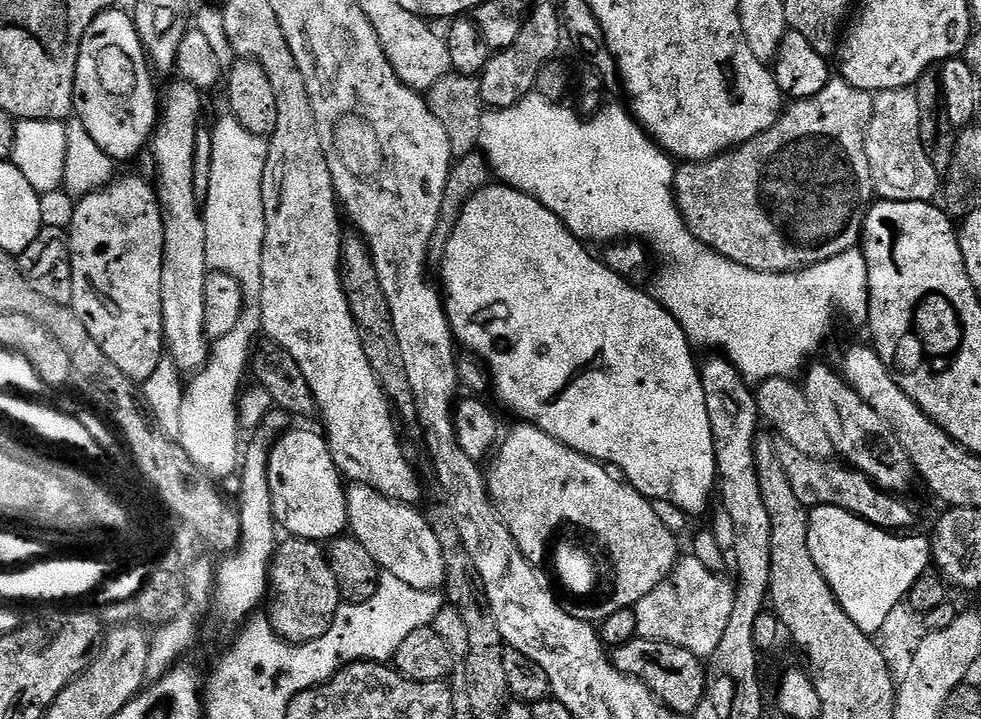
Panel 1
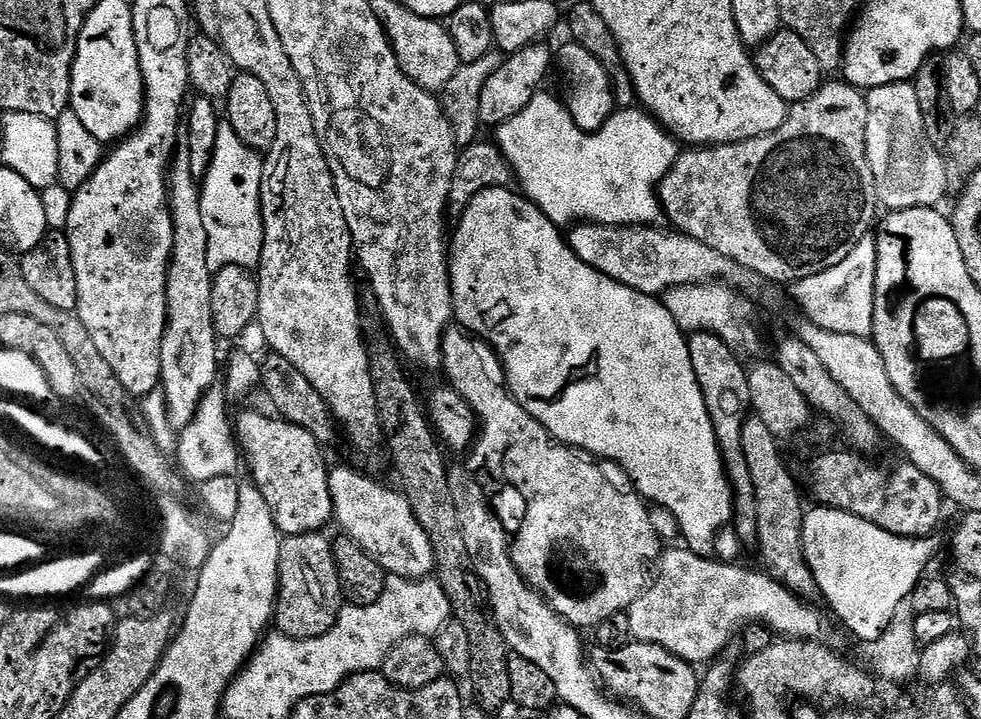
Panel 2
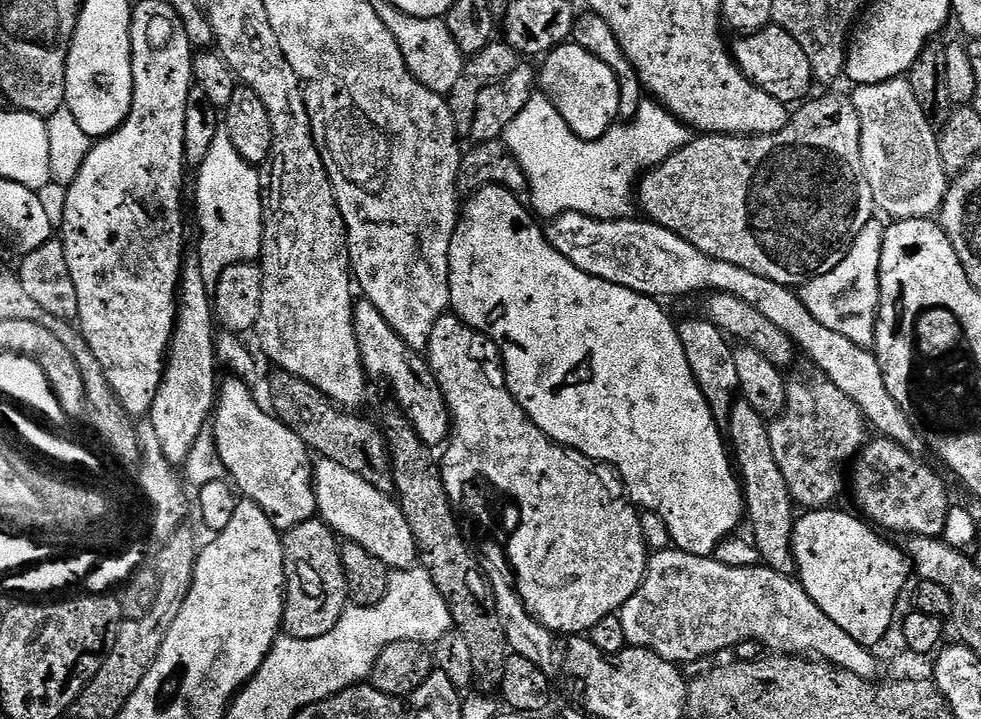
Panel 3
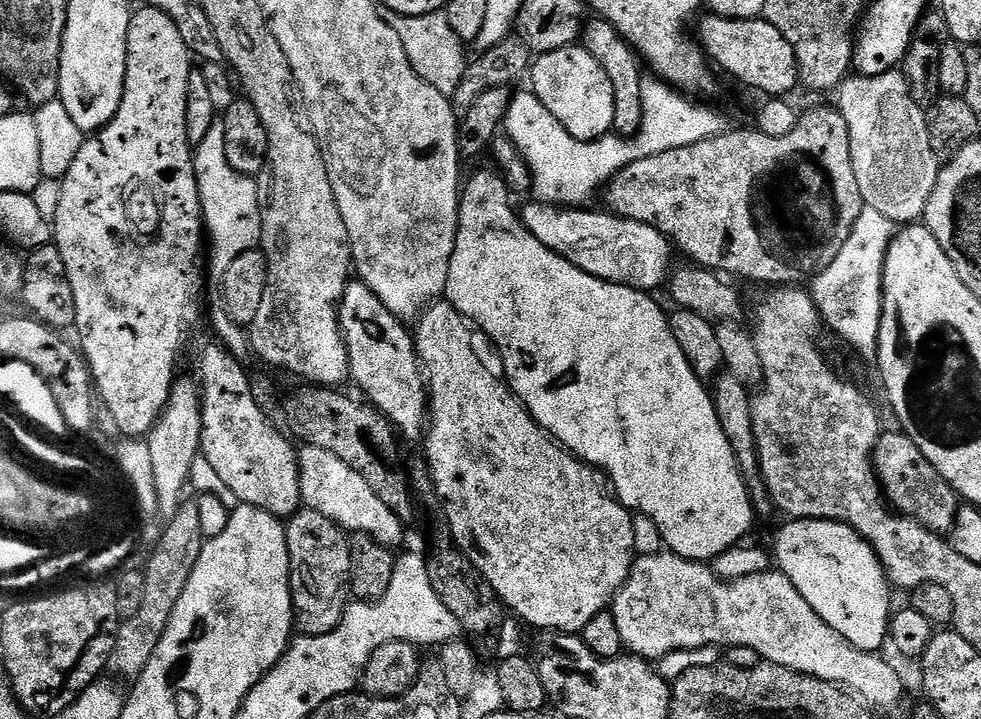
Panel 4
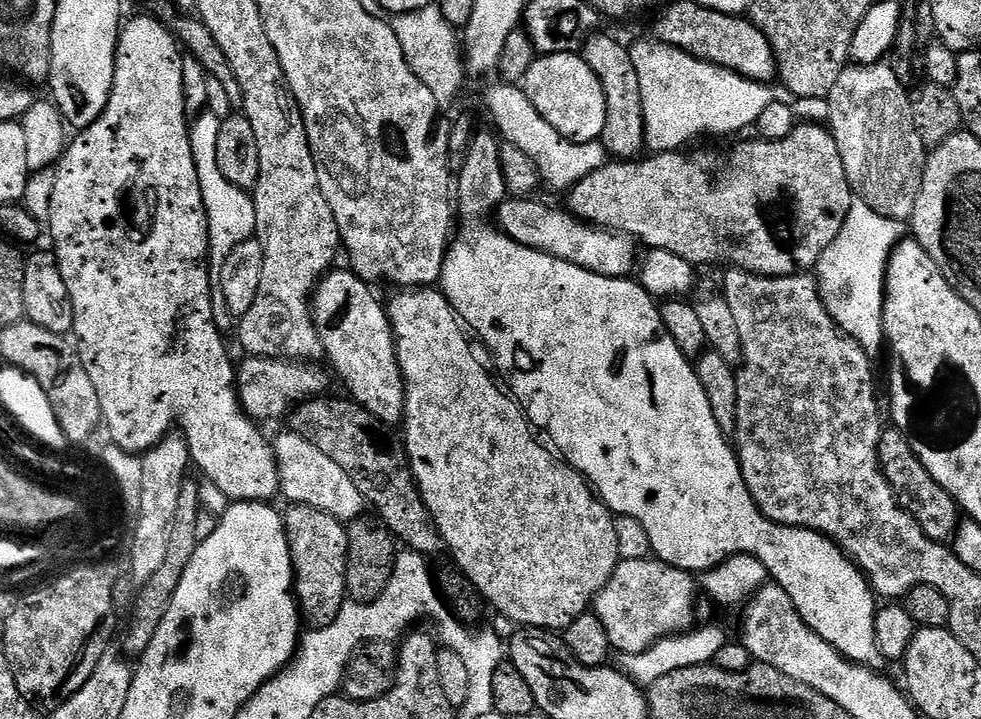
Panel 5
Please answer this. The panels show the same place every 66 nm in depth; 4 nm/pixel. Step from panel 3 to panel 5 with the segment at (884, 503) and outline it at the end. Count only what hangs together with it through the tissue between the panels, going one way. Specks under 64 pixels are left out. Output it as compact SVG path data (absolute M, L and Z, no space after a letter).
M885 427L880 435L880 465L884 468L890 486L896 491L897 496L906 505L912 517L920 523L924 533L937 540L942 545L947 545L956 535L956 530L962 521L962 513L955 500L922 466L918 454L914 454L912 441L907 432L895 427Z

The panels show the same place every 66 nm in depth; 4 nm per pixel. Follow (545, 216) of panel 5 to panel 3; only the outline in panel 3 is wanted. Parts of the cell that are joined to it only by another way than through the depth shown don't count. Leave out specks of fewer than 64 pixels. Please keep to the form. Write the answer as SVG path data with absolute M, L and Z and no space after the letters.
M563 212L561 216L553 216L547 221L546 238L550 242L550 246L554 246L554 250L558 250L558 254L562 254L562 258L569 260L578 270L582 270L594 278L614 282L614 286L626 286L626 290L634 290L643 296L653 298L688 296L691 292L708 288L706 291L709 293L725 292L726 294L734 294L734 298L742 298L742 302L754 306L754 310L758 310L758 314L766 314L766 318L770 318L770 322L774 322L774 326L778 326L778 330L786 333L797 349L801 353L805 352L816 363L813 365L823 372L830 382L834 382L834 386L838 386L838 390L842 390L842 394L846 394L846 398L850 398L860 407L865 421L871 427L873 424L879 435L885 436L887 440L898 442L911 452L920 454L925 451L926 445L917 428L912 425L912 420L898 406L898 402L894 402L894 398L890 398L890 390L886 390L886 382L882 378L882 370L880 363L876 361L875 351L850 342L850 338L846 338L846 334L834 334L834 330L826 330L826 326L822 326L822 322L818 322L818 318L814 318L814 314L810 314L810 310L806 310L803 299L797 293L796 296L792 293L795 291L789 285L770 282L770 278L762 278L762 274L750 274L750 270L742 270L742 266L730 266L730 262L710 258L706 254L702 254L702 250L690 246L690 242L686 242L686 238L678 238L678 234L652 223L647 218L636 219L596 220L586 214Z

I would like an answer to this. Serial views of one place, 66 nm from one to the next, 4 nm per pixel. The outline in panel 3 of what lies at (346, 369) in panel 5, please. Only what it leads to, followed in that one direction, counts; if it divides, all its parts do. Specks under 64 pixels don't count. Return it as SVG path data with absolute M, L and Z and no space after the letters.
M361 299L353 307L352 326L365 373L373 381L385 380L392 387L391 399L408 415L418 438L422 438L422 442L426 442L429 448L439 449L450 435L450 417L444 395L438 386L436 375L428 367L427 359L418 354L417 349L406 346L402 338L398 338L390 322L386 322L386 318L378 314L369 300Z

